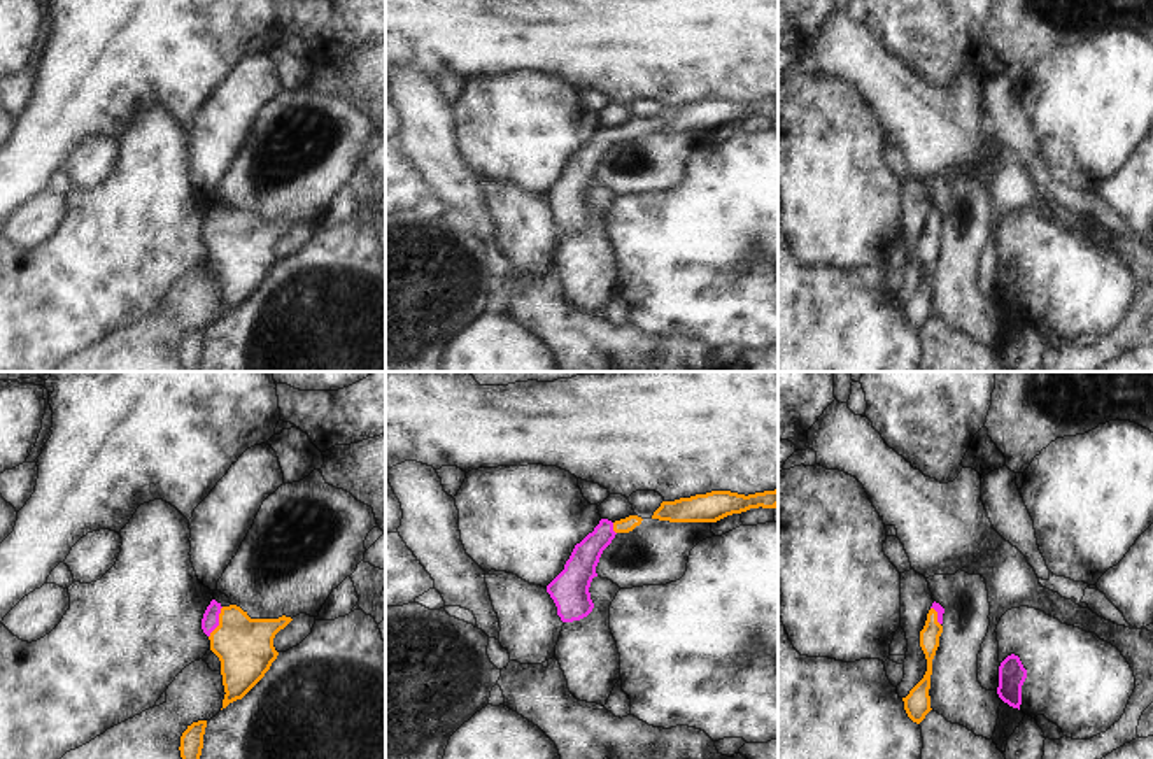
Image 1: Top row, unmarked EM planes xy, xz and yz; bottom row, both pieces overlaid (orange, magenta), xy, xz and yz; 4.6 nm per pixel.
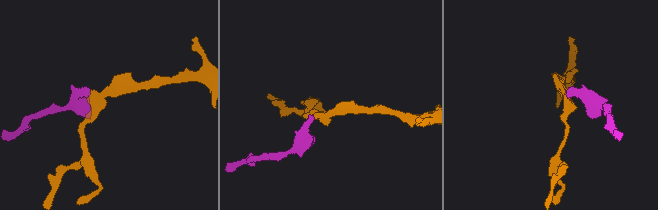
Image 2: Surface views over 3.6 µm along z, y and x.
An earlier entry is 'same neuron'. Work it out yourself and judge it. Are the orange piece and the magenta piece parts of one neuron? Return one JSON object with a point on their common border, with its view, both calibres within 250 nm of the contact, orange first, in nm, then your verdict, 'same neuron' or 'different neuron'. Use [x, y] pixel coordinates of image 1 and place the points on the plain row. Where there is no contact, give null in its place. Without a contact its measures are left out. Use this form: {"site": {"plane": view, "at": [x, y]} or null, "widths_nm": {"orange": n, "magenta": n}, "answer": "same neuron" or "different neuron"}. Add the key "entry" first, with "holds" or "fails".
{"entry": "holds", "site": {"plane": "xy", "at": [219, 230]}, "widths_nm": {"orange": 260, "magenta": 80}, "answer": "same neuron"}

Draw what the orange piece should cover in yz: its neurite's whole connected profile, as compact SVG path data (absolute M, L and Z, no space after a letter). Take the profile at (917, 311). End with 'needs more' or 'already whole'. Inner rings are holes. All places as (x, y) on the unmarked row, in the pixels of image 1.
M934 209L927 221L925 233L920 238L920 254L927 266L927 279L923 286L909 298L909 301L902 305L908 324L916 331L920 331L932 317L929 296L932 282L932 266L936 263L936 258L939 254L939 244L943 240L943 221L944 216Z; needs more

